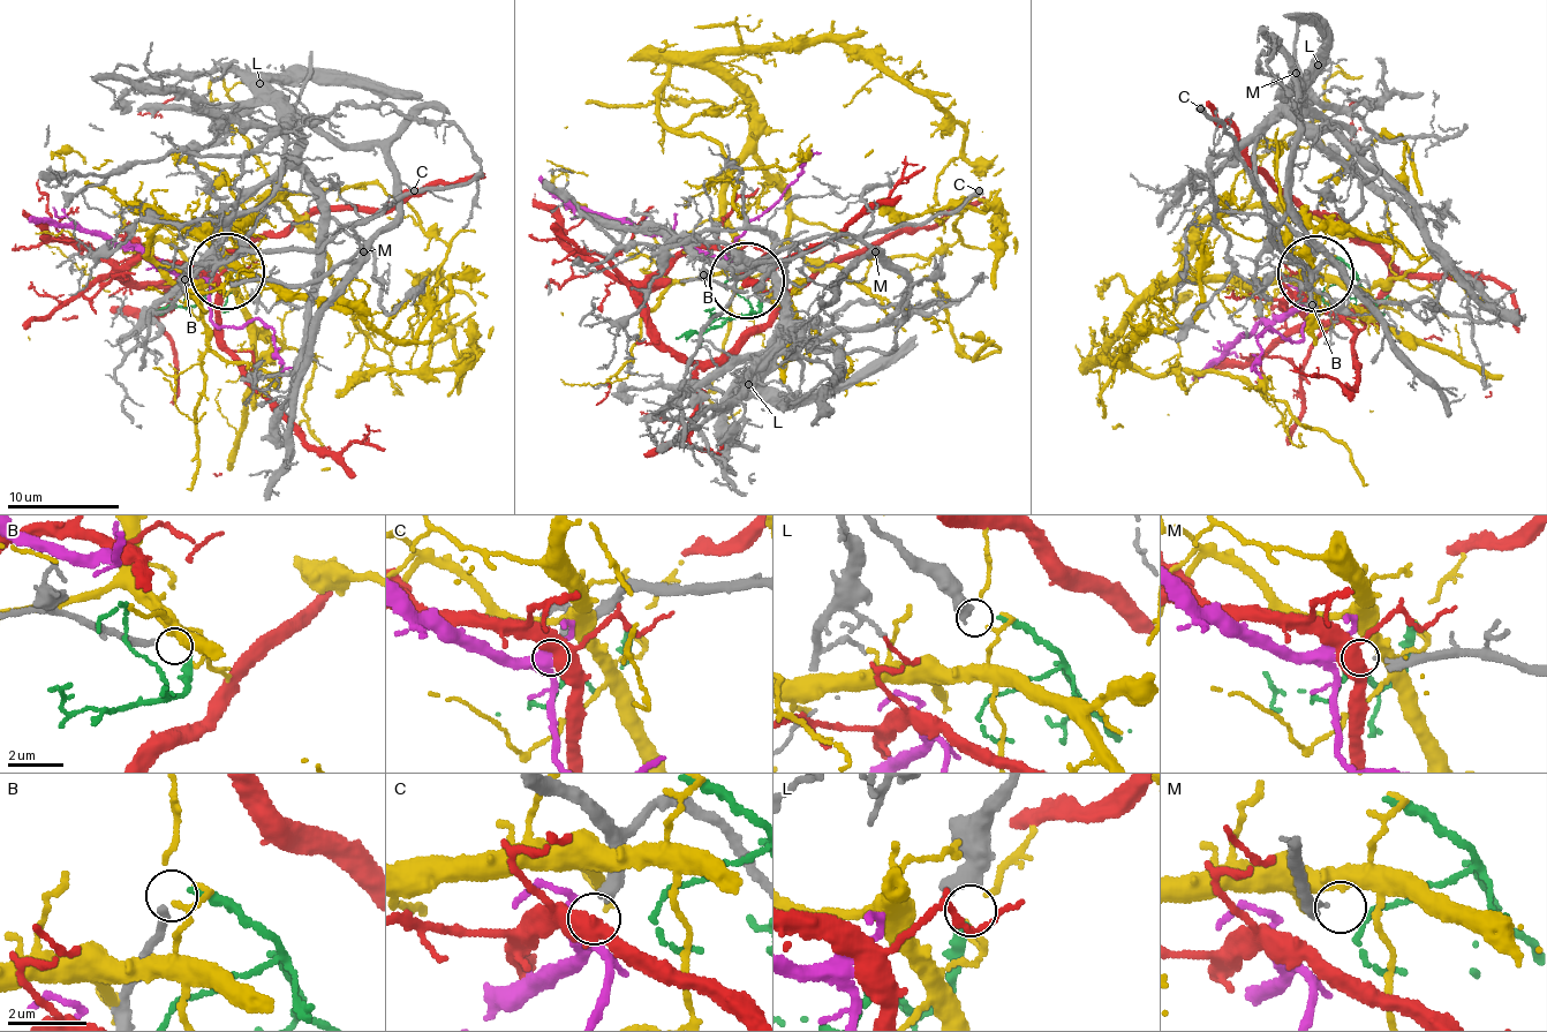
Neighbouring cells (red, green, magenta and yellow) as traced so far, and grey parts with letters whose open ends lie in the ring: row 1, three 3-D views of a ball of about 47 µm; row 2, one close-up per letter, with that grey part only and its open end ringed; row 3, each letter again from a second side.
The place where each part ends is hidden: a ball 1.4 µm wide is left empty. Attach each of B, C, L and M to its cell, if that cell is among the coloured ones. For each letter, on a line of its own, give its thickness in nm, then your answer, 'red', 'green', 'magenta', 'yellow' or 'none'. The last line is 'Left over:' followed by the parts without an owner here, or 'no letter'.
B: 240 nm | none
C: 320 nm | magenta
L: 550 nm | green
M: 120 nm | none
Left over: B, M

